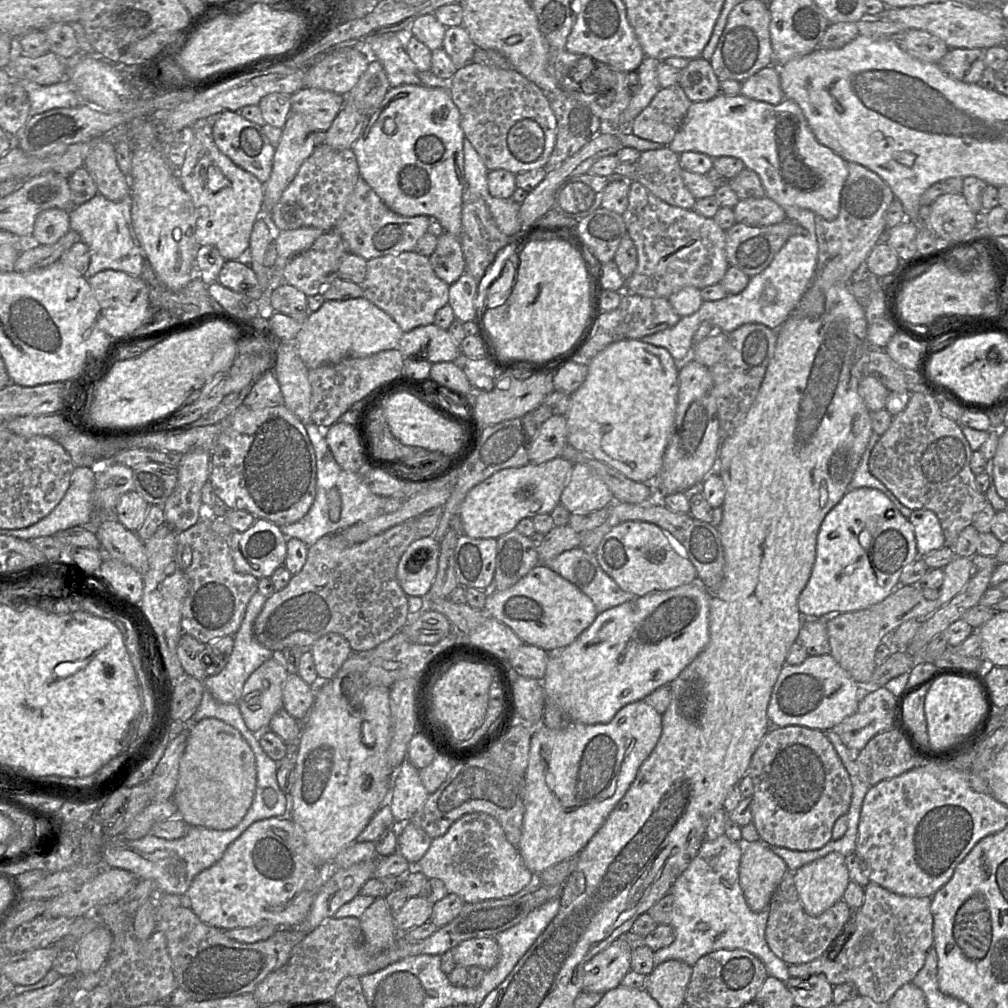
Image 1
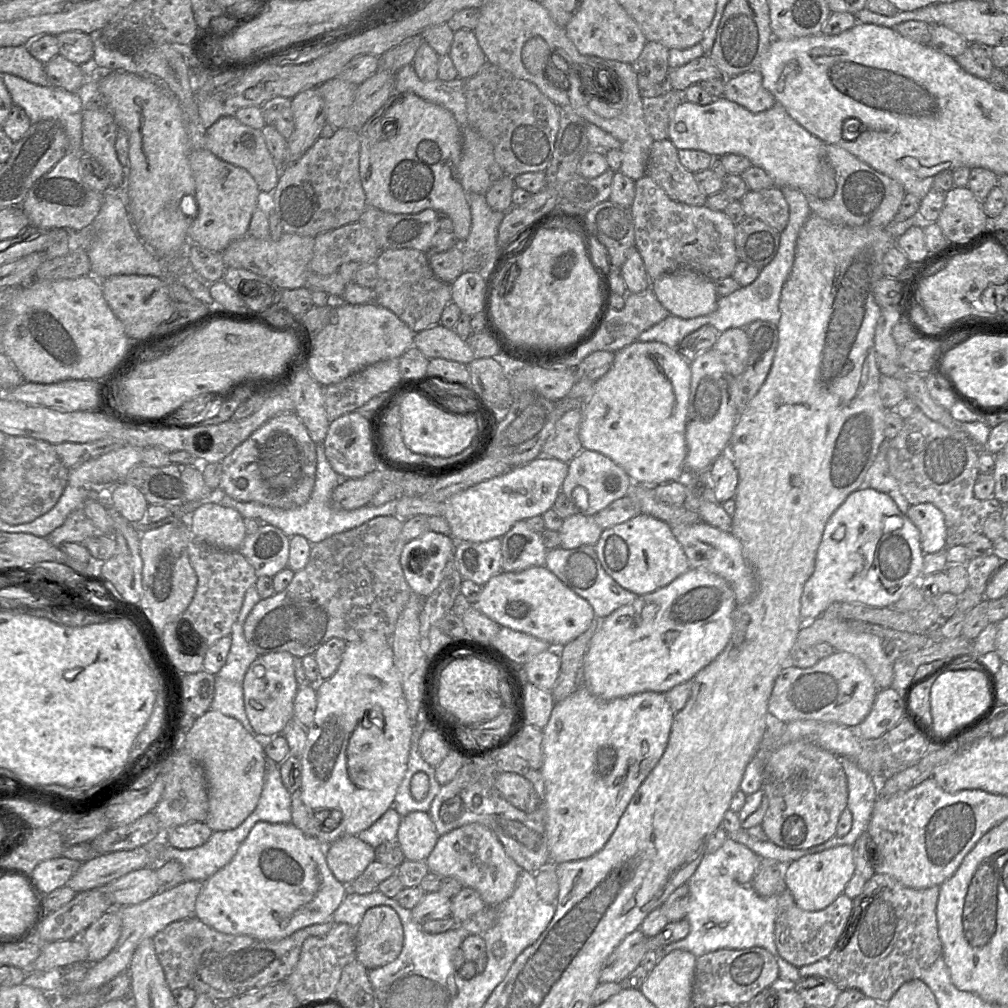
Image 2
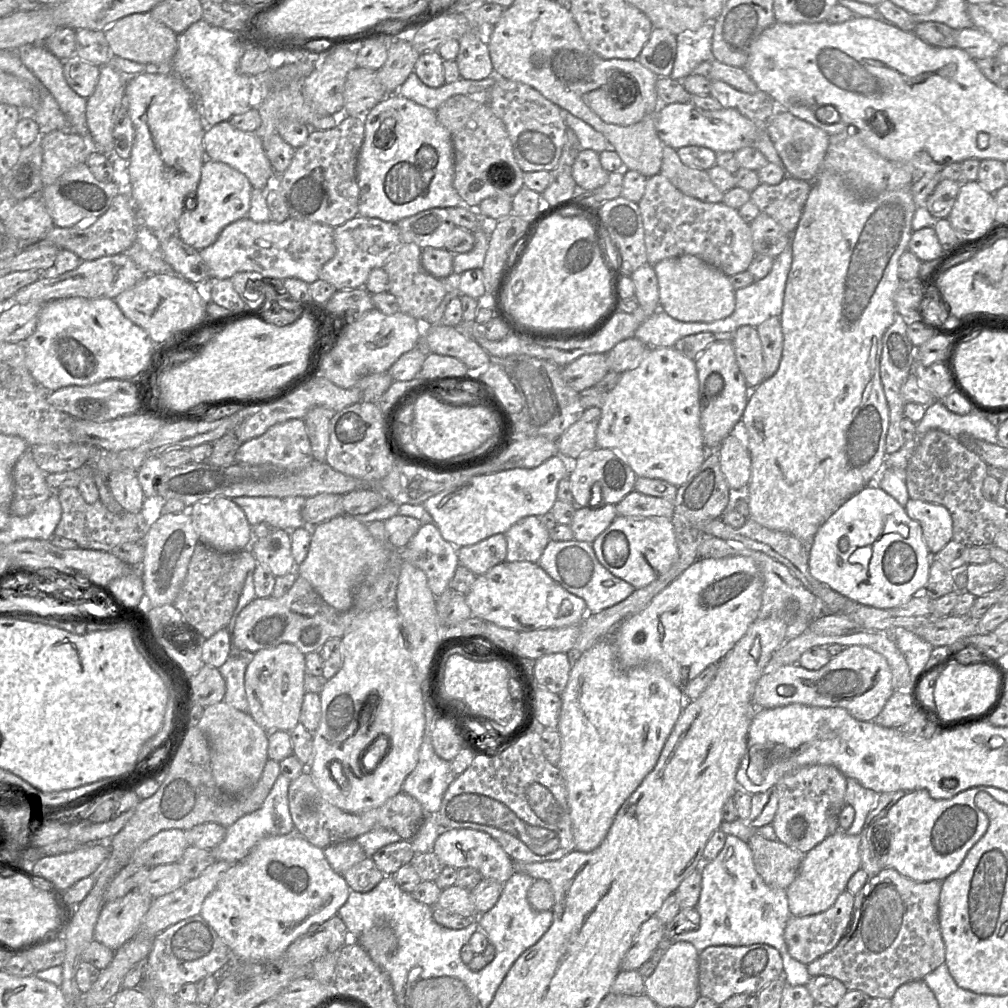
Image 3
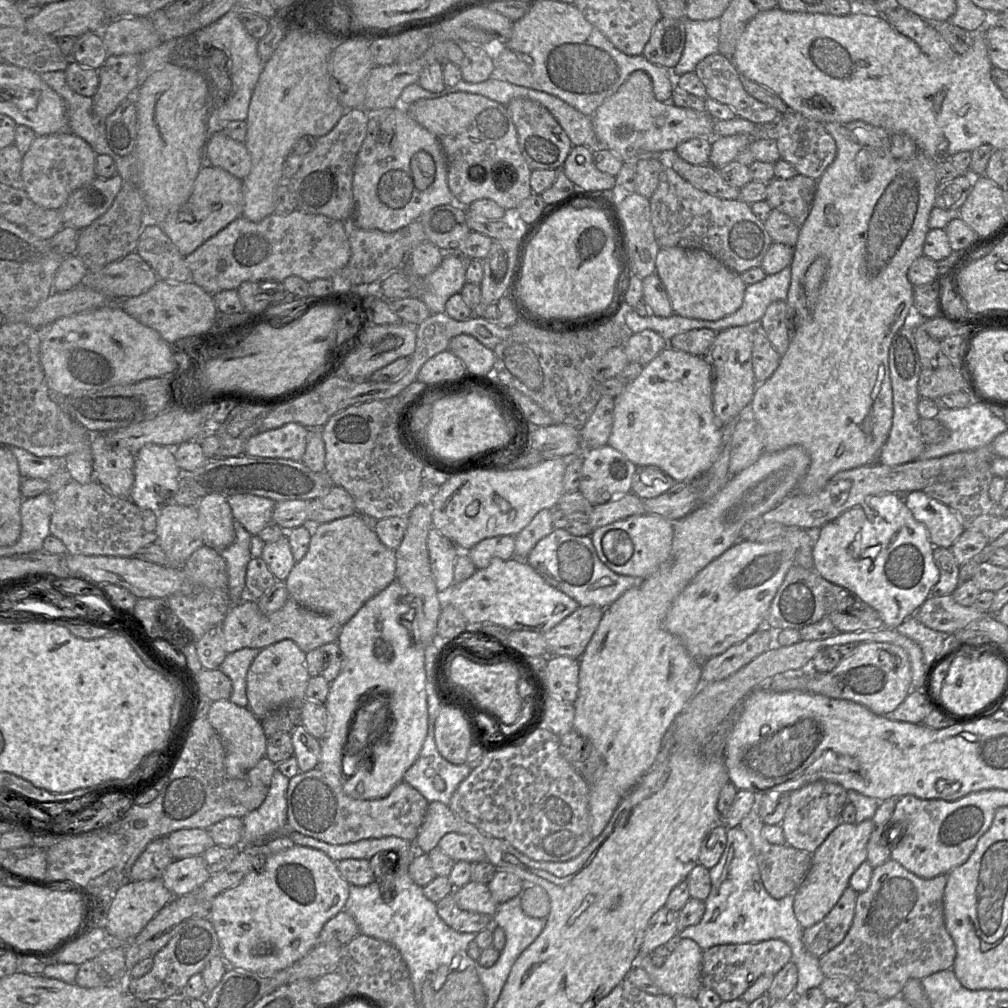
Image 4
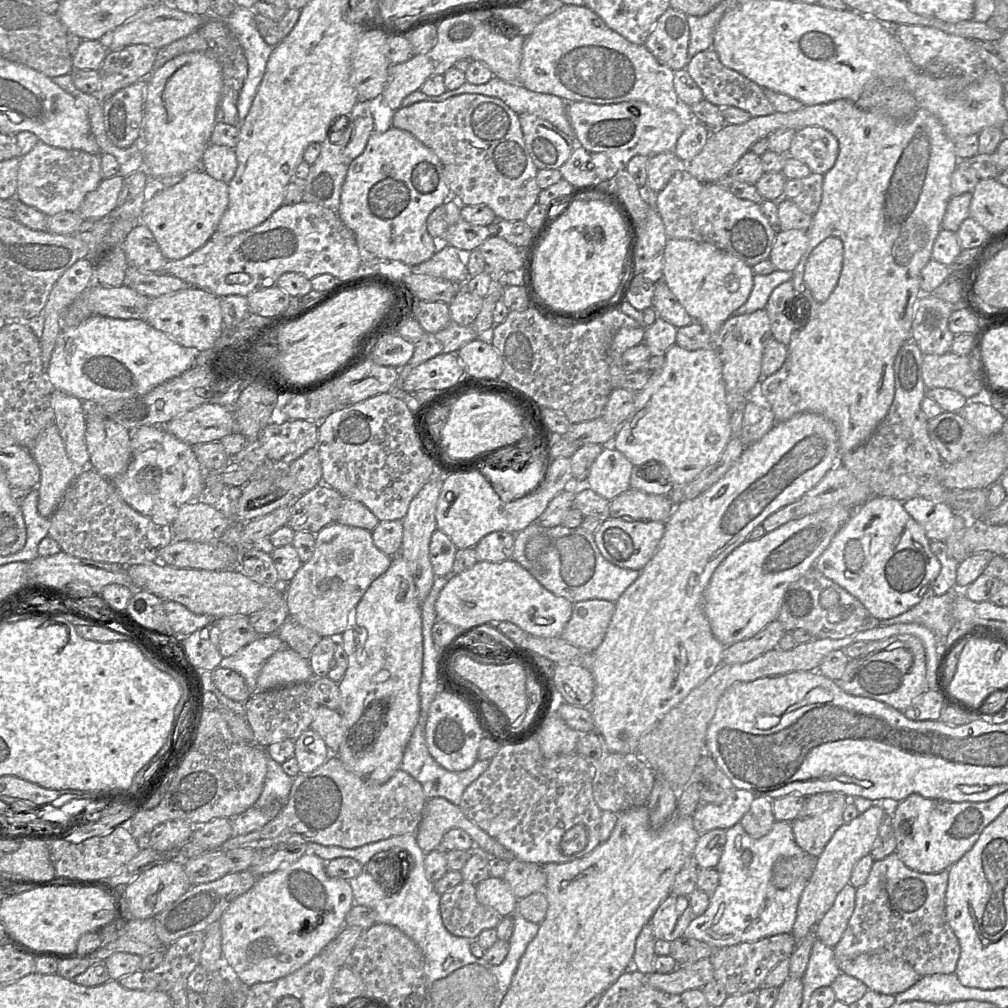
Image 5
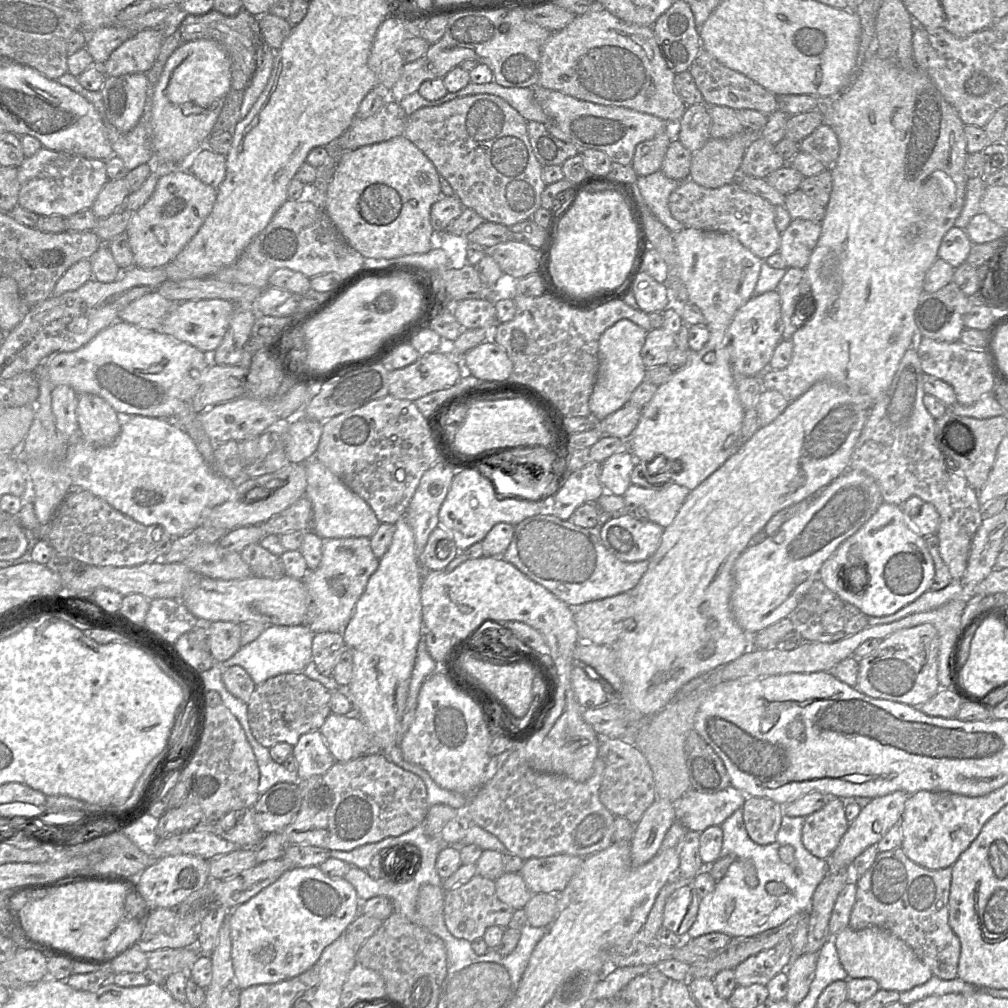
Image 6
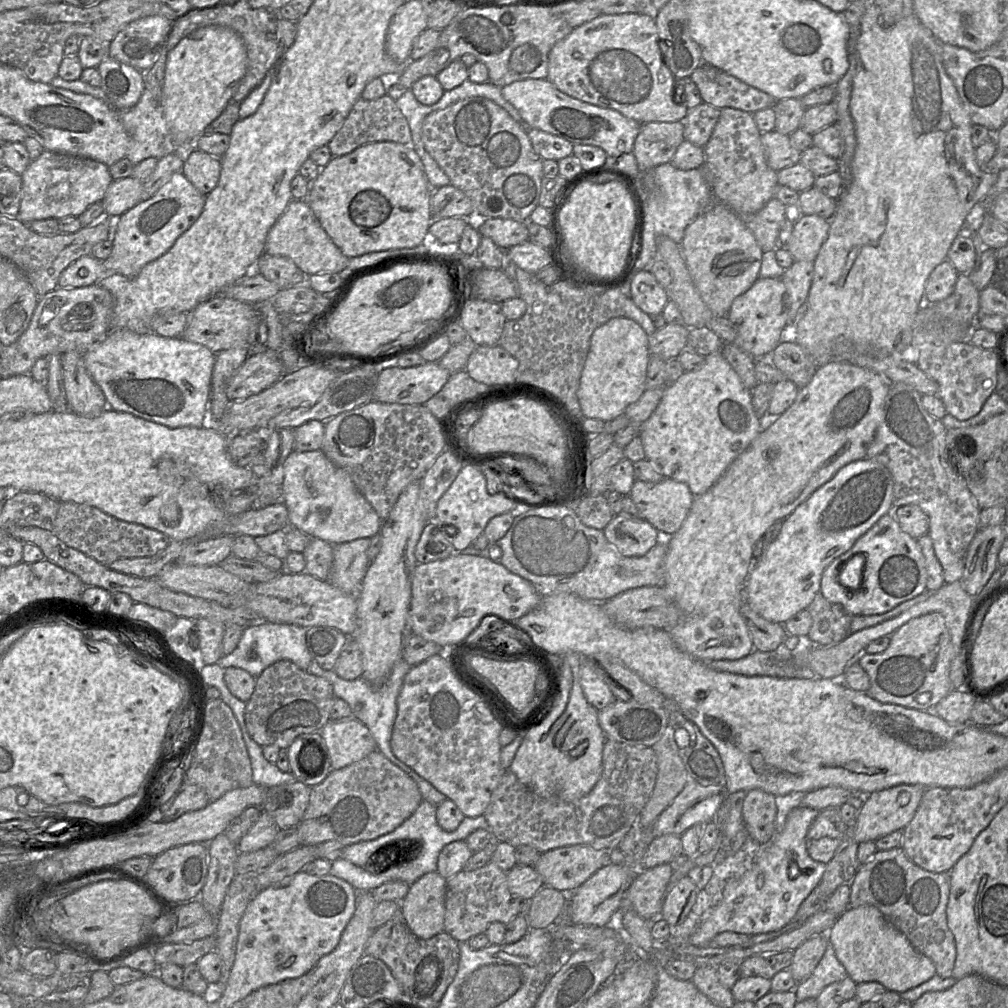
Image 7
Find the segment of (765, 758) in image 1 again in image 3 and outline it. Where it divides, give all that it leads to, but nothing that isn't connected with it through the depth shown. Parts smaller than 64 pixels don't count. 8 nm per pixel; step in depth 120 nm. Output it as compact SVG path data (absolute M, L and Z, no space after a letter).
M816 764L799 768L785 775L774 788L779 801L771 824L779 841L806 854L839 830L839 816L846 805L847 777L835 766Z

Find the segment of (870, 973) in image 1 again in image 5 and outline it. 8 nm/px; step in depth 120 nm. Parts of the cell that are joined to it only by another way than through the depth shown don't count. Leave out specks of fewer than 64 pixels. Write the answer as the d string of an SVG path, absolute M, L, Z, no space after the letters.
M896 852L874 860L865 884L856 888L855 908L840 941L834 947L838 962L854 959L860 954L891 954L910 964L922 976L955 974L960 956L960 944L946 920L946 889L948 871L927 874L908 868Z

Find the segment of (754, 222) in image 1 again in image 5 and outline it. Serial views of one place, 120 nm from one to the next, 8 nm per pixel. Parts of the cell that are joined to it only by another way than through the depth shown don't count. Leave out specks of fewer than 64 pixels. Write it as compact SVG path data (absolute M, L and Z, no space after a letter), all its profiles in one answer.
M811 173L801 179L787 179L783 197L792 201L804 213L813 216L820 205L823 175Z

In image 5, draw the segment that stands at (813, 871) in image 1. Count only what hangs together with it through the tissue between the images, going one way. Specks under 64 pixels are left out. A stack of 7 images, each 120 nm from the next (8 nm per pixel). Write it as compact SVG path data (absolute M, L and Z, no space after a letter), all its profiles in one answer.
M876 803L834 833L817 859L814 872L804 888L797 908L797 917L791 931L797 943L812 932L825 913L832 907L838 893L850 883L856 863L871 853L879 827L887 813L886 805Z

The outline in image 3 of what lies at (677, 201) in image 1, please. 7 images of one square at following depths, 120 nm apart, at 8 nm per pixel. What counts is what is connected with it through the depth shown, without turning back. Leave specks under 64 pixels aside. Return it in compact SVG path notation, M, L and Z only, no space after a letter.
M665 145L663 146L660 174L689 197L706 203L719 203L723 199L724 193L712 183L706 170L684 165L677 150Z

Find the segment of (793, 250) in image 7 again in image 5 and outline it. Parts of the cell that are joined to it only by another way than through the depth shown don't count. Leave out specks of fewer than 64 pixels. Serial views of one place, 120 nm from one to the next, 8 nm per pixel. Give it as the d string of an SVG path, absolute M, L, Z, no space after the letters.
M799 229L777 231L768 259L776 270L792 272L804 254L808 242L807 231Z

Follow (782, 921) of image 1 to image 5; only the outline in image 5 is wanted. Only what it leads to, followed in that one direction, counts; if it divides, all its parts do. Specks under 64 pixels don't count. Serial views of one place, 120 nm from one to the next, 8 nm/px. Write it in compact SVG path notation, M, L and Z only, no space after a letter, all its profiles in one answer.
M848 883L837 895L832 907L814 928L818 940L834 948L840 941L855 908L856 888Z

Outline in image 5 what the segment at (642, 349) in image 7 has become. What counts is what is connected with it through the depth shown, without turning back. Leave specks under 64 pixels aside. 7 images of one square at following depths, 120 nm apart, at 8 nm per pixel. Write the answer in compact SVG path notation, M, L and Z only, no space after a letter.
M622 327L615 334L609 348L609 367L612 382L612 390L621 388L621 379L624 373L622 356L624 352L643 342L646 327L628 328Z

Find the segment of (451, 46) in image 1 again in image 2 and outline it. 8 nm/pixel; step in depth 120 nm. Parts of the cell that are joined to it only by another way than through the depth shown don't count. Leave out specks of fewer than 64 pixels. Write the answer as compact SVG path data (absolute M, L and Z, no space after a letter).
M463 28L454 32L449 57L457 71L457 78L464 80L475 76L488 63L475 33Z

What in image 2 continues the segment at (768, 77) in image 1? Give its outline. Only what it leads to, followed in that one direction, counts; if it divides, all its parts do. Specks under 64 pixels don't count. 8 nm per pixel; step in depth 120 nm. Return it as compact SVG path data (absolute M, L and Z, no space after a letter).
M758 70L726 79L723 98L752 113L767 111L777 104L774 96L764 88L762 74Z

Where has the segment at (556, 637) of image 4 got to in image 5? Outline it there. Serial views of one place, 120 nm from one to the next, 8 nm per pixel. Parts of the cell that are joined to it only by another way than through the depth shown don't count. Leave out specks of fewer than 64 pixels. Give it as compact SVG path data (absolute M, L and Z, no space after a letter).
M609 600L578 601L560 637L583 651L594 651L602 643L614 611L615 603Z

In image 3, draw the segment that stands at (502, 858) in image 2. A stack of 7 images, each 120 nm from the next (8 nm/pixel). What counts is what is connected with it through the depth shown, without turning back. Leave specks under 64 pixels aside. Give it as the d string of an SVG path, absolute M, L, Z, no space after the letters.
M442 829L435 841L433 852L444 866L478 870L484 879L490 878L505 884L514 874L514 861L489 834L474 829Z

